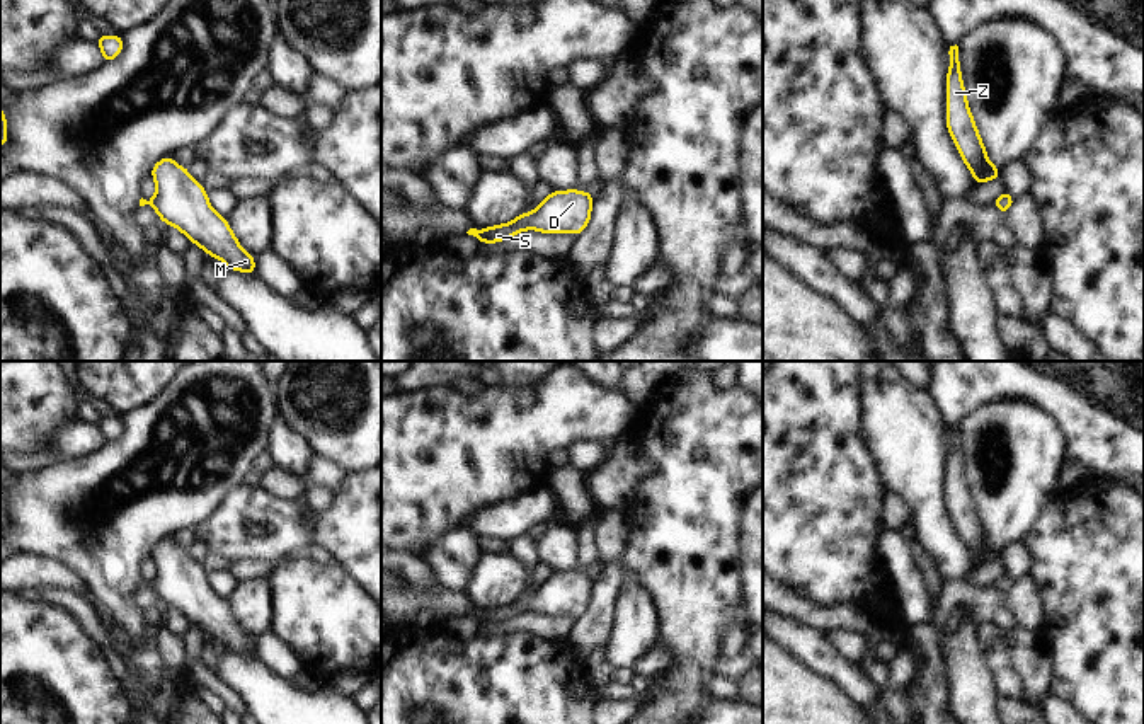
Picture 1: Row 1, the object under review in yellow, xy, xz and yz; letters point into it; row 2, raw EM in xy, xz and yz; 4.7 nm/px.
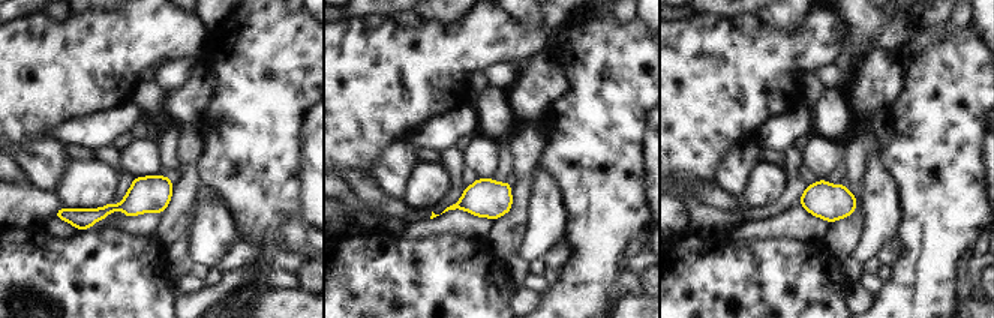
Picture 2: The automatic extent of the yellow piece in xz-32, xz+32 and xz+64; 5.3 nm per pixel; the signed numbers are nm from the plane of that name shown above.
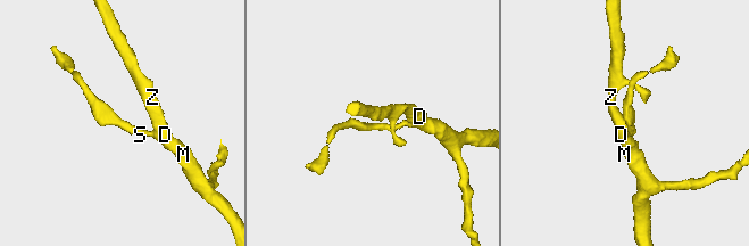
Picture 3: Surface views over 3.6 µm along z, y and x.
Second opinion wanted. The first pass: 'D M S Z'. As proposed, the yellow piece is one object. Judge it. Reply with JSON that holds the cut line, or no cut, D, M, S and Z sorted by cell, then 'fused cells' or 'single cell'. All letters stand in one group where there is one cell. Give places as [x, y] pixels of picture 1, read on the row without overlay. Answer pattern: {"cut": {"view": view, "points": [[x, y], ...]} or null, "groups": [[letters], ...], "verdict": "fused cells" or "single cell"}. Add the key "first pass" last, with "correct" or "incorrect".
{"cut": null, "groups": [["D", "M", "S", "Z"]], "verdict": "single cell", "first pass": "correct"}

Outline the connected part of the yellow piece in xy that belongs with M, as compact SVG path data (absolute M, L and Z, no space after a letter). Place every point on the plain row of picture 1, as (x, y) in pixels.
M163 538L152 549L157 574L140 588L150 586L165 606L174 606L189 623L199 627L213 641L221 641L226 651L255 656L255 639L238 625L226 600L218 596L208 572L189 557L187 549Z

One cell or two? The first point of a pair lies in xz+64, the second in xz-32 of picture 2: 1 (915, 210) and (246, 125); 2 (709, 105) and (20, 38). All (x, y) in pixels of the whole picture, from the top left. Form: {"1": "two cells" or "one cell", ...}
{"1": "one cell", "2": "one cell"}

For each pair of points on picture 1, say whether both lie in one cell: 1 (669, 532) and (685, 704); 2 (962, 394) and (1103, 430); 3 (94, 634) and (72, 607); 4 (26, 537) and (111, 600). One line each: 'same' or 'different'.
1: same
2: same
3: same
4: same

